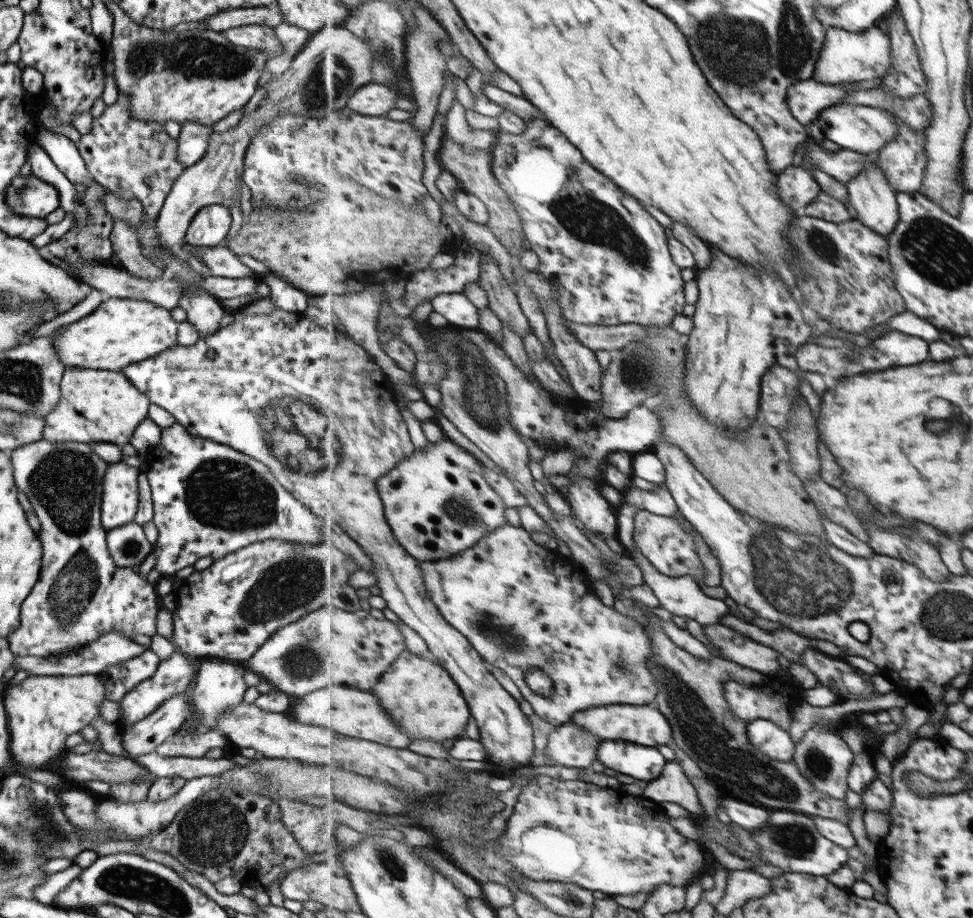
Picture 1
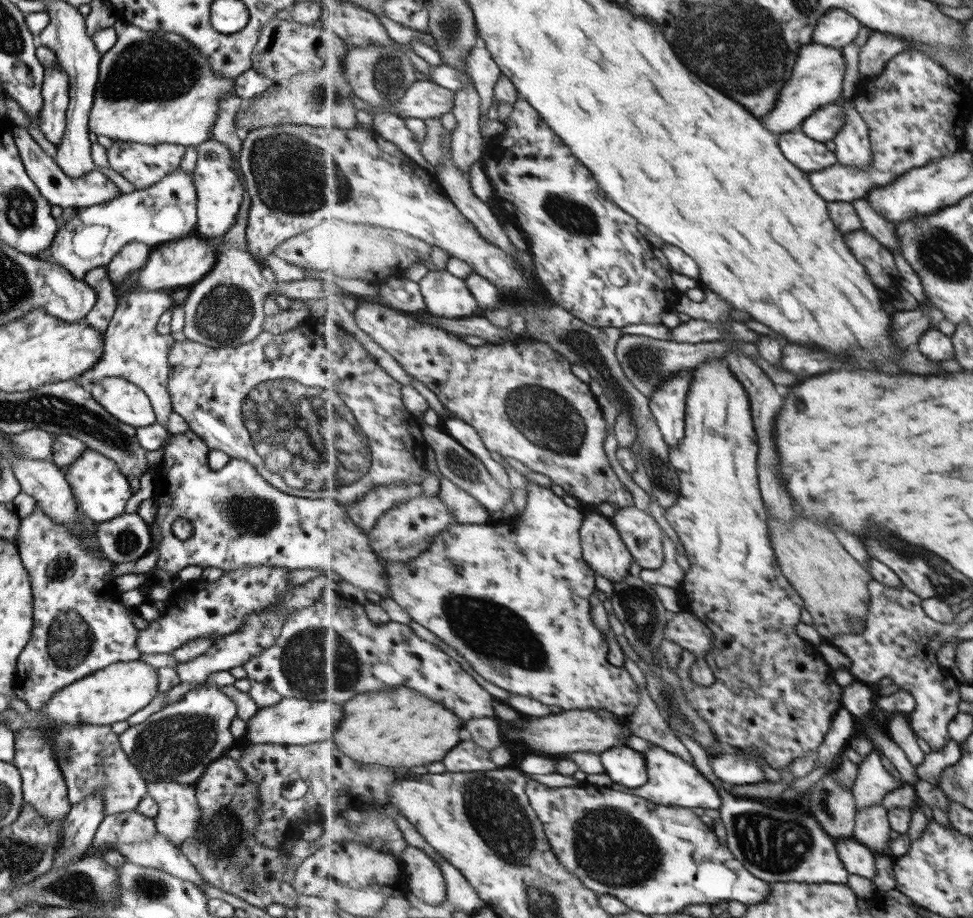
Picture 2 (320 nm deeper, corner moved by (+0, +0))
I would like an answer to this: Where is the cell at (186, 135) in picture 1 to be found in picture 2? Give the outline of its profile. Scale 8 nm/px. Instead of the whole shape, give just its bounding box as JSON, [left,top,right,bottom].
[48,168,196,280]

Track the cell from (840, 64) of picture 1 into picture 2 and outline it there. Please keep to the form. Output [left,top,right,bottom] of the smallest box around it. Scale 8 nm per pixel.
[765,43,848,136]

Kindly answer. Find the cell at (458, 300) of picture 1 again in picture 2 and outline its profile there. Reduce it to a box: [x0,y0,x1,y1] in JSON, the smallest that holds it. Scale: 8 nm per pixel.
[419,270,481,319]

